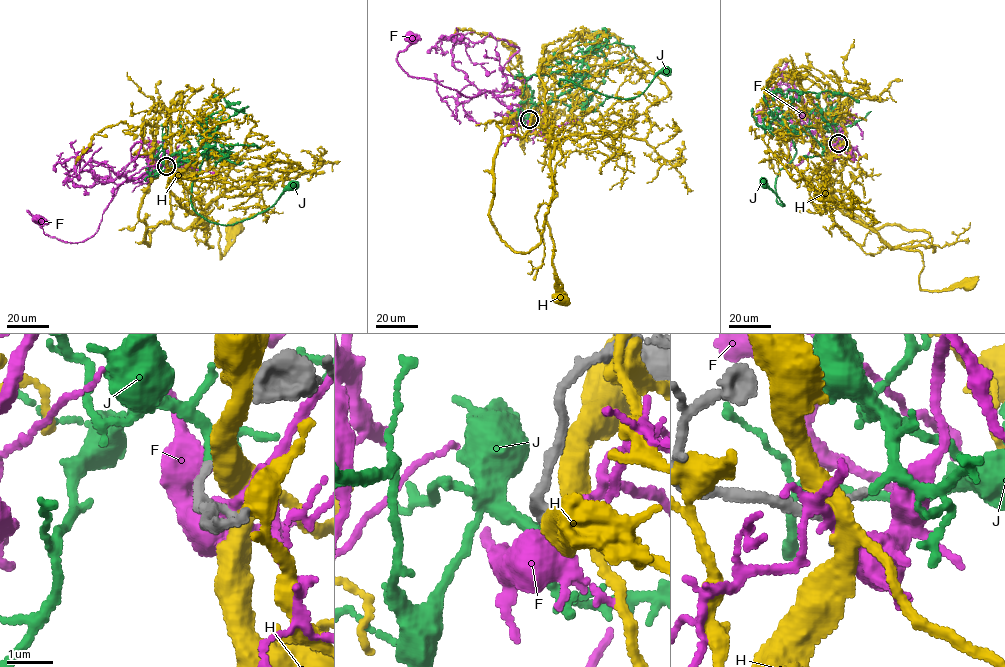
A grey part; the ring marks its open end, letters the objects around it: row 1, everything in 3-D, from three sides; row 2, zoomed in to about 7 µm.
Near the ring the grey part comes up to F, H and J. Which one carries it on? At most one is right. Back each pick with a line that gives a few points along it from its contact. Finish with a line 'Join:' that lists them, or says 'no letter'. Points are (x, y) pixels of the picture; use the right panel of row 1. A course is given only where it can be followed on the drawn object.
J: via (838, 143), (827, 128), (799, 133), (782, 124), (796, 152), (777, 176), (777, 203), (784, 205), (762, 183)
Join: J

